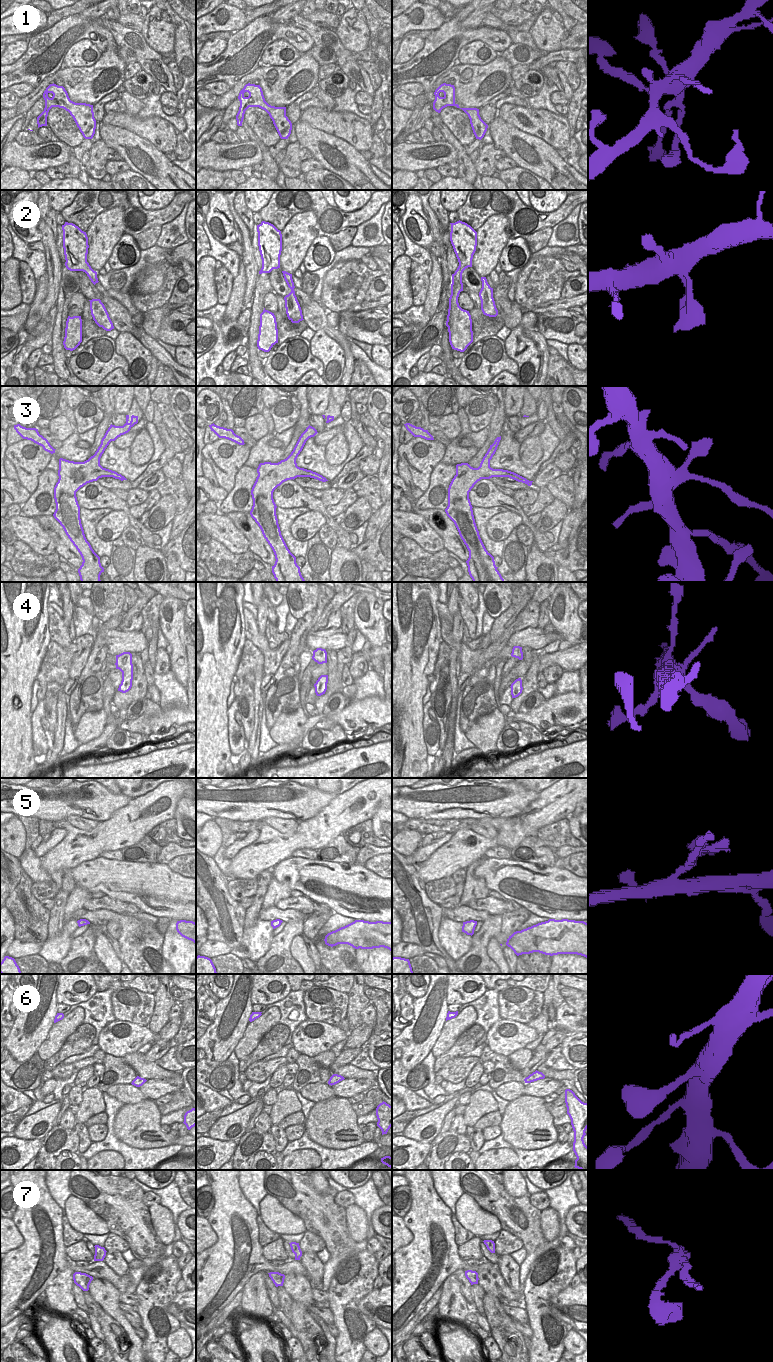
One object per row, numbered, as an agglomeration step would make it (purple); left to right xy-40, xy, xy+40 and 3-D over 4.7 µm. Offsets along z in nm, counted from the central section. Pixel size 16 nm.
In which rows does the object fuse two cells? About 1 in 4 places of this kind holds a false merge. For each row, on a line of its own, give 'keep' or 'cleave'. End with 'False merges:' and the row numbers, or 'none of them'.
1: keep
2: keep
3: keep
4: keep
5: keep
6: keep
7: keep
False merges: none of them

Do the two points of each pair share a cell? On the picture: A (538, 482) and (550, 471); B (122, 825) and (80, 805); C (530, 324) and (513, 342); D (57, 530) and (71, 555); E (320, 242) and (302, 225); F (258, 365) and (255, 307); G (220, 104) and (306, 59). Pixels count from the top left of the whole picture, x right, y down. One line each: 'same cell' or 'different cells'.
A: same cell
B: different cells
C: same cell
D: same cell
E: different cells
F: same cell
G: same cell

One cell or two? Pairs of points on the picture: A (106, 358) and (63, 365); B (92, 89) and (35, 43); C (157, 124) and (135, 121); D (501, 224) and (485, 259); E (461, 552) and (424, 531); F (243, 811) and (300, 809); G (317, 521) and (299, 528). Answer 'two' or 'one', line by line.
A: two
B: two
C: one
D: one
E: two
F: one
G: one

